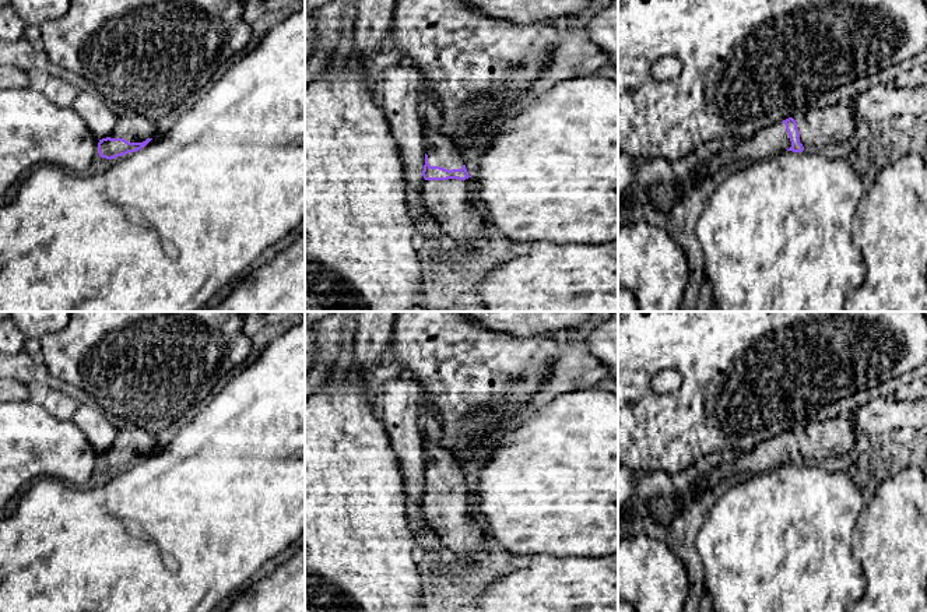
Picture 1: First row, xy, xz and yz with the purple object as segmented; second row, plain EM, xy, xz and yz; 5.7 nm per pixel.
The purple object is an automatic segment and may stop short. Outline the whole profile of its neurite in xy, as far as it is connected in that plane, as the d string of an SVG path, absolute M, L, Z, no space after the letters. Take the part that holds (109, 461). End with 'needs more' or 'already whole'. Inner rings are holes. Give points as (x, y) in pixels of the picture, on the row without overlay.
M126 425L116 436L110 449L99 453L99 469L113 472L144 461L162 443L162 437Z | needs more

